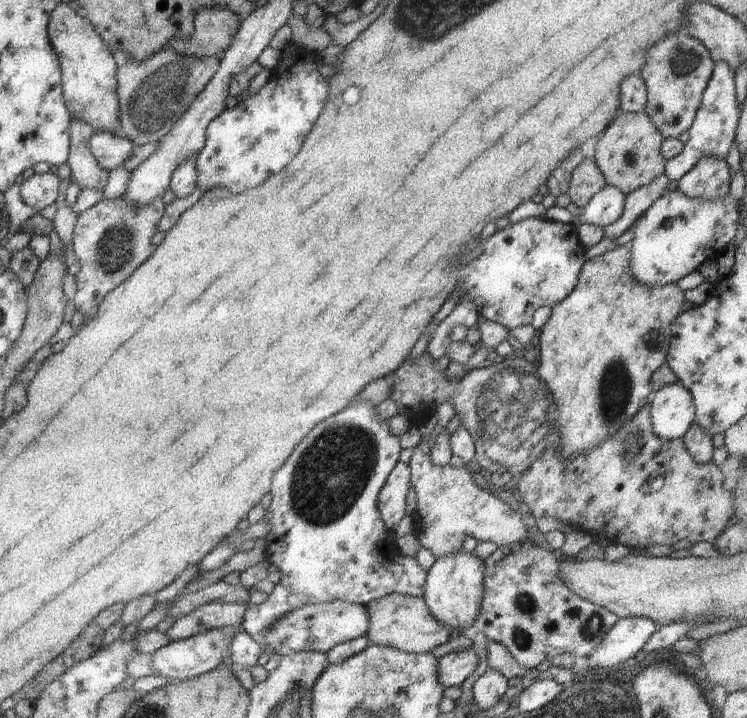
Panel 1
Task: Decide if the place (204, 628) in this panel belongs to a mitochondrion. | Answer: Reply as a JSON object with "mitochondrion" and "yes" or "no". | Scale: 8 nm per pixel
{"mitochondrion":"no"}

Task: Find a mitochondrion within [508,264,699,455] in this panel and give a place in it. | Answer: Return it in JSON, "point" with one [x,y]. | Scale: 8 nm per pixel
{"point":[615,382]}

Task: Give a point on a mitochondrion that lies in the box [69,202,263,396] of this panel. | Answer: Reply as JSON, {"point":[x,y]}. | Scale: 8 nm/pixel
{"point":[118,246]}

